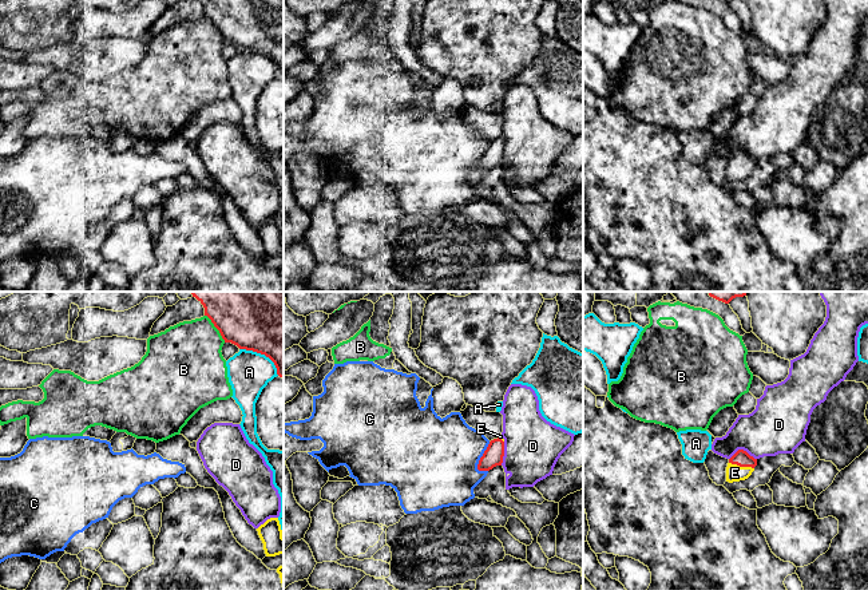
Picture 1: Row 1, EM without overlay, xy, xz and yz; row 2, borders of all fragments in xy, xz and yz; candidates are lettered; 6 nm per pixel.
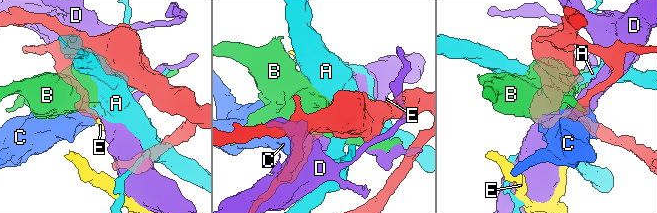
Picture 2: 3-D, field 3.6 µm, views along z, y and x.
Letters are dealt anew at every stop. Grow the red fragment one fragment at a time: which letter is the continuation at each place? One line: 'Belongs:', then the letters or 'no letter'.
Belongs: no letter

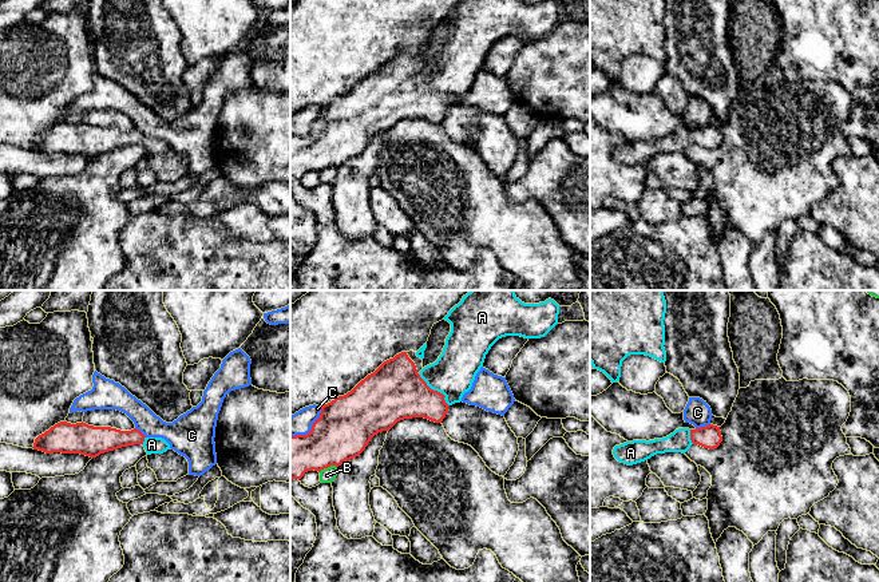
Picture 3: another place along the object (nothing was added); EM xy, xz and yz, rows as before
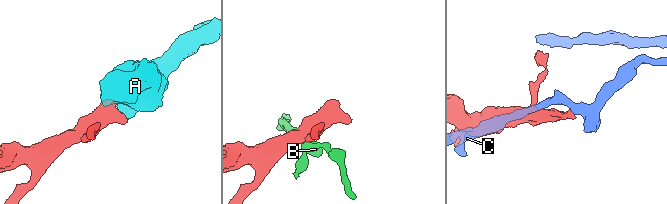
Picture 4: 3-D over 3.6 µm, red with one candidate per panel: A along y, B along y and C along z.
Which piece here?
Belongs: A

